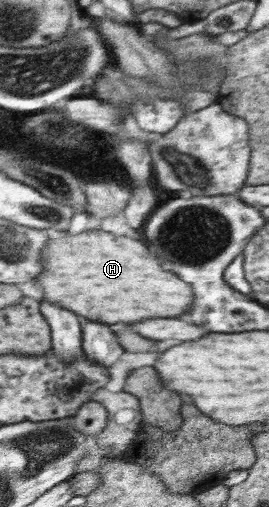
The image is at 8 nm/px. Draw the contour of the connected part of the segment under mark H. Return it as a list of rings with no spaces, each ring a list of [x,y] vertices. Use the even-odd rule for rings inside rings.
[[[89,230],[75,236],[61,236],[48,239],[47,256],[43,256],[43,264],[47,264],[47,272],[40,272],[39,284],[43,288],[43,298],[67,308],[87,320],[101,320],[105,324],[115,322],[139,322],[147,318],[175,318],[191,306],[193,292],[191,286],[179,280],[175,274],[161,270],[159,260],[147,254],[147,246],[141,240],[113,236],[101,230]]]

